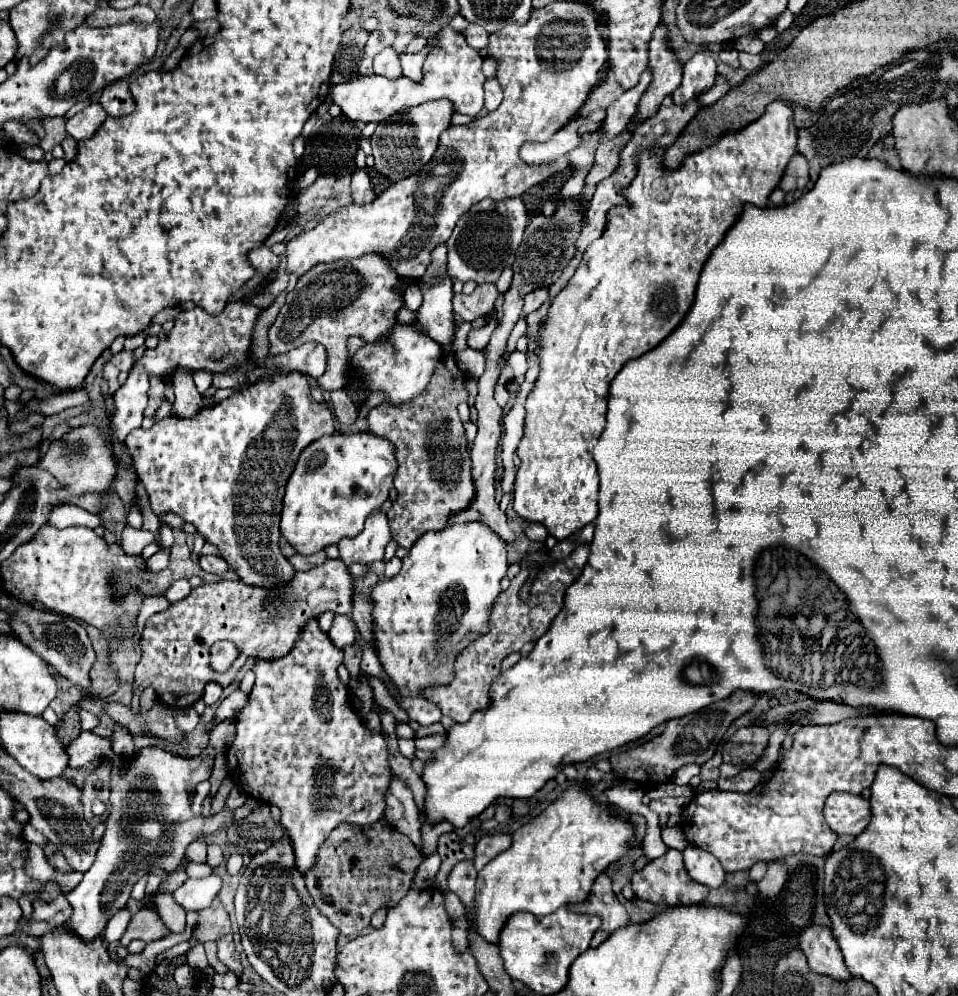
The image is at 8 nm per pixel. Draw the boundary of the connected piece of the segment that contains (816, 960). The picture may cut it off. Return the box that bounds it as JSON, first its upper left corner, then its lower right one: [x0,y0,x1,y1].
[800,924,848,980]

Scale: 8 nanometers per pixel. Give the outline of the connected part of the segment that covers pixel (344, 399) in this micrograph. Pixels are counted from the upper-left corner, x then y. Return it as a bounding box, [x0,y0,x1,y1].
[330,390,358,426]

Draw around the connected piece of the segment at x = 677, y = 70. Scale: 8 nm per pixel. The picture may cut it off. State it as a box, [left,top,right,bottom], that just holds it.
[626,26,682,128]

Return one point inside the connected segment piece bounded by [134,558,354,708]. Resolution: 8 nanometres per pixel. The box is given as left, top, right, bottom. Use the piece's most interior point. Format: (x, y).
(176, 642)

